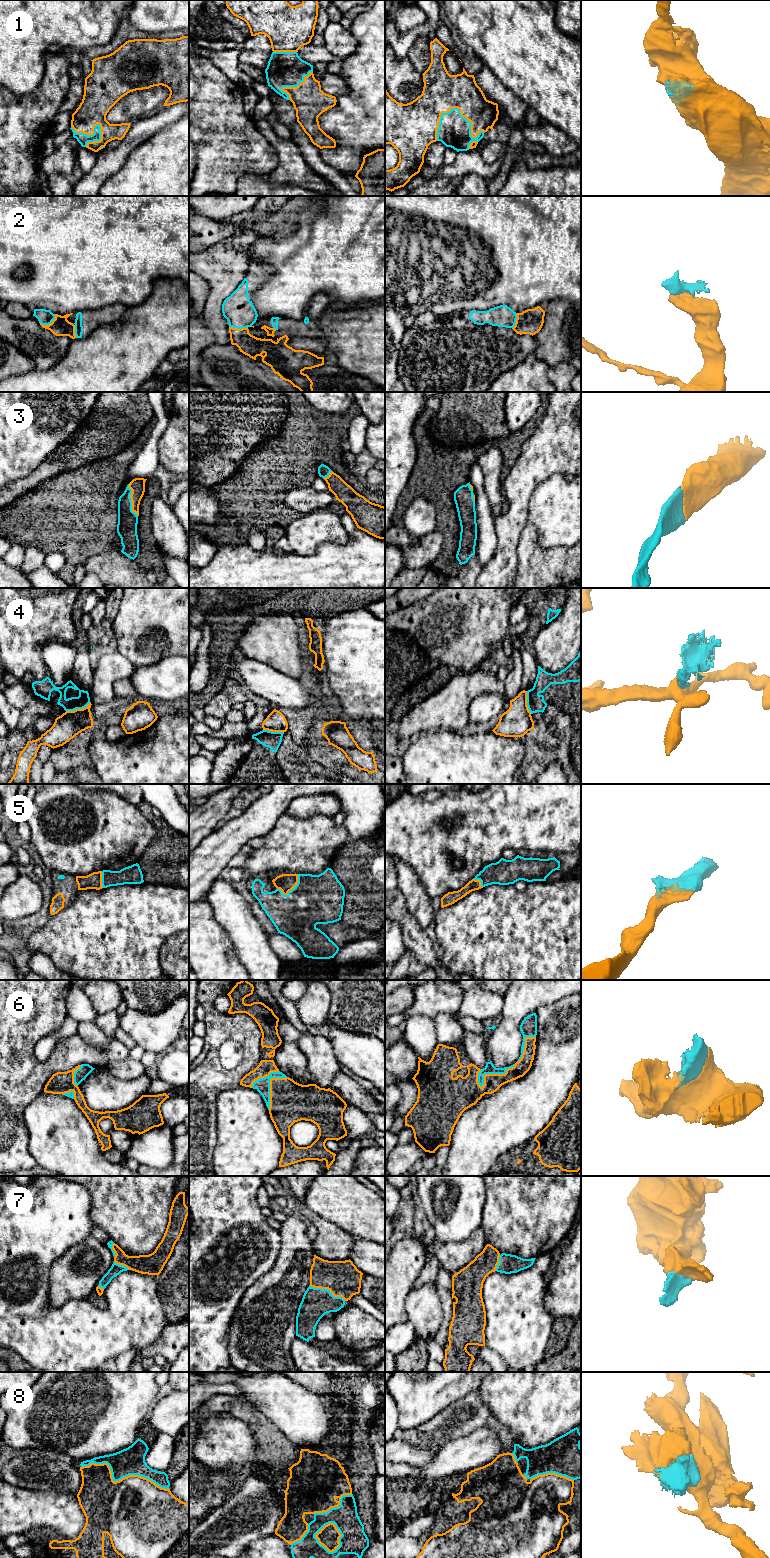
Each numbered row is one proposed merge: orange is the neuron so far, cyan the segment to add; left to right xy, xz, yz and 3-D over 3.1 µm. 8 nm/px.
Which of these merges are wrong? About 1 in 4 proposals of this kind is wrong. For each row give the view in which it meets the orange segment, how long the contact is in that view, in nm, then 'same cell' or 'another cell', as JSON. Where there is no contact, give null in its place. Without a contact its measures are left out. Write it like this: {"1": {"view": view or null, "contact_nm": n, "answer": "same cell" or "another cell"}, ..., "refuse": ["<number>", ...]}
{"1": {"view": "yz", "contact_nm": 400, "answer": "same cell"}, "2": {"view": "xy", "contact_nm": 150, "answer": "same cell"}, "3": {"view": "xy", "contact_nm": 280, "answer": "same cell"}, "4": {"view": "xy", "contact_nm": 220, "answer": "another cell"}, "5": {"view": "xz", "contact_nm": 220, "answer": "same cell"}, "6": {"view": "yz", "contact_nm": 340, "answer": "same cell"}, "7": {"view": "xz", "contact_nm": 320, "answer": "same cell"}, "8": {"view": "xy", "contact_nm": 750, "answer": "same cell"}, "refuse": ["4"]}

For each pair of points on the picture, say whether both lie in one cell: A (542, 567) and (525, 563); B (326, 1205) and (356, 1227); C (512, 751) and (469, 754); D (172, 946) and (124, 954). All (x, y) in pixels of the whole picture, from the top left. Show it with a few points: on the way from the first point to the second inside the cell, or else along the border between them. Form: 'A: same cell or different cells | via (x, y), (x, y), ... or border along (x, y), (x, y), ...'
A: same cell | via (538, 567), (533, 563), (529, 563)
B: same cell | via (333, 1205), (349, 1220)
C: same cell | via (501, 754), (480, 754)
D: different cells | border along (178, 932), (170, 935), (161, 947), (161, 969)

